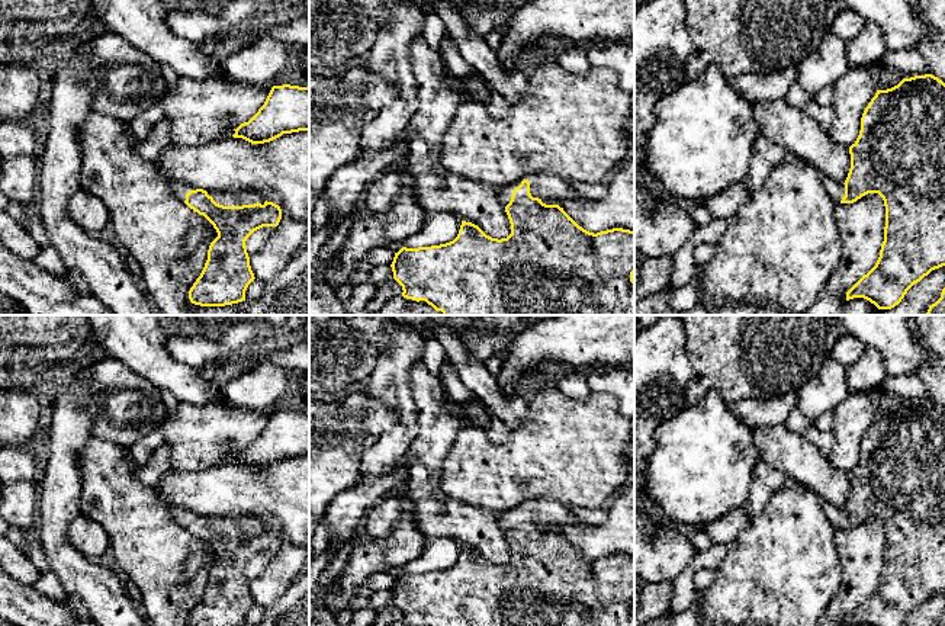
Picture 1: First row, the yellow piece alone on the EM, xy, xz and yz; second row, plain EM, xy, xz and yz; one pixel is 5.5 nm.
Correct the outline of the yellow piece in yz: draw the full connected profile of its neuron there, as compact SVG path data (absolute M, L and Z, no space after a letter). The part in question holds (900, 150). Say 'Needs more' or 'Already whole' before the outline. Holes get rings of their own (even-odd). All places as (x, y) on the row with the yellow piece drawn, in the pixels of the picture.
Needs more. M932 74L915 76L903 78L897 86L887 90L877 90L865 107L861 118L861 131L856 141L849 147L851 168L843 183L838 183L829 176L822 174L823 186L832 198L833 203L854 203L868 193L878 193L885 206L884 241L881 244L880 257L875 266L864 275L848 292L846 301L864 298L874 304L878 309L891 309L901 302L907 290L932 270L945 266L945 83Z

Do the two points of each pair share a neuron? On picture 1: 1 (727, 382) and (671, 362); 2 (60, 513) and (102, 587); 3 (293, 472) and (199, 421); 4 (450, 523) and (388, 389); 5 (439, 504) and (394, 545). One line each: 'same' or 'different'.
1: different
2: same
3: different
4: different
5: different

